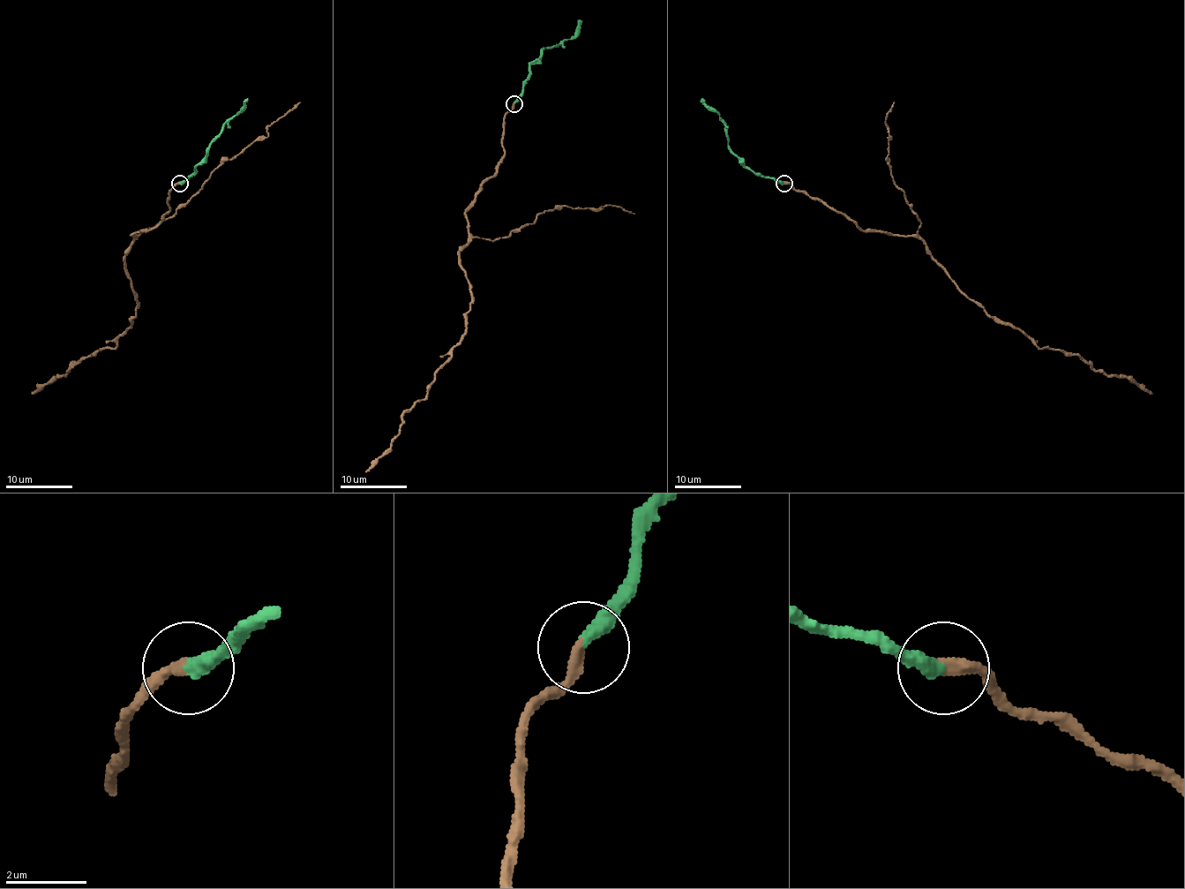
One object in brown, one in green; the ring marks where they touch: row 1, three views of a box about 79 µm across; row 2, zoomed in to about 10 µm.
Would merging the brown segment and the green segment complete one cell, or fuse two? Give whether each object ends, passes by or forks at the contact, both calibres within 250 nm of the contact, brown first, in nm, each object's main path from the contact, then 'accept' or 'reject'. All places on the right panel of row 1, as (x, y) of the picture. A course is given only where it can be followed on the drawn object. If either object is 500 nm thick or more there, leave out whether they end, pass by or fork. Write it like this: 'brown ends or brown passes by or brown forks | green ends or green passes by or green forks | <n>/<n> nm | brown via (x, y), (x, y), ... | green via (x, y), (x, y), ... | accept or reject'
brown ends | green ends | 320/360 nm | brown via (784, 184), (863, 230), (915, 236), (995, 320), (1039, 348), (1076, 353), (1096, 372), (1125, 374), (1151, 393) | green via (784, 184), (773, 177), (761, 177), (746, 167), (727, 143), (725, 124), (702, 98) | reject

